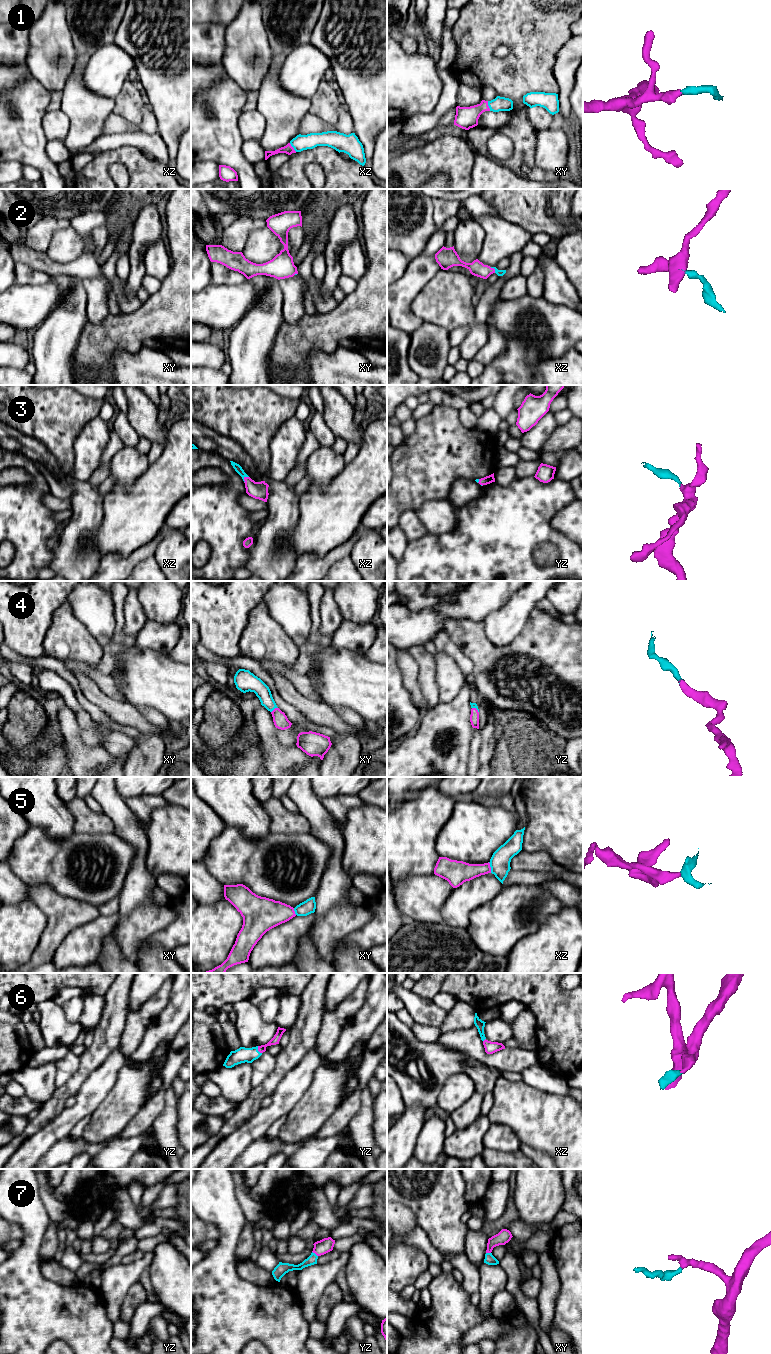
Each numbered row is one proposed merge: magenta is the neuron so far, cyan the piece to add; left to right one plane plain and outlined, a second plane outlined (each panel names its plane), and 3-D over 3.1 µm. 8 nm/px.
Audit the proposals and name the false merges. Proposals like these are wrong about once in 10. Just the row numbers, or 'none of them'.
5

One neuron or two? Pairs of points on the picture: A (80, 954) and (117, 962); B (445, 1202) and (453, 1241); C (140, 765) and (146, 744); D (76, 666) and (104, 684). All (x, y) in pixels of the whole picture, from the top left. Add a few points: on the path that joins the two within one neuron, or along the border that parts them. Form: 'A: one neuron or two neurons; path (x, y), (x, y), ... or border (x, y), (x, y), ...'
A: two neurons; border (108, 935), (102, 940), (101, 952), (96, 961)
B: one neuron; path (445, 1212), (446, 1231)
C: one neuron; path (145, 760), (146, 749)
D: one neuron; path (83, 669), (92, 672), (97, 677)

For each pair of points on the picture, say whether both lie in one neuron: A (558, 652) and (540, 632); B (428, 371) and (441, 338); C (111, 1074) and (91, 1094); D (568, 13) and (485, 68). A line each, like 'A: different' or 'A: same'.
A: same
B: same
C: same
D: same

